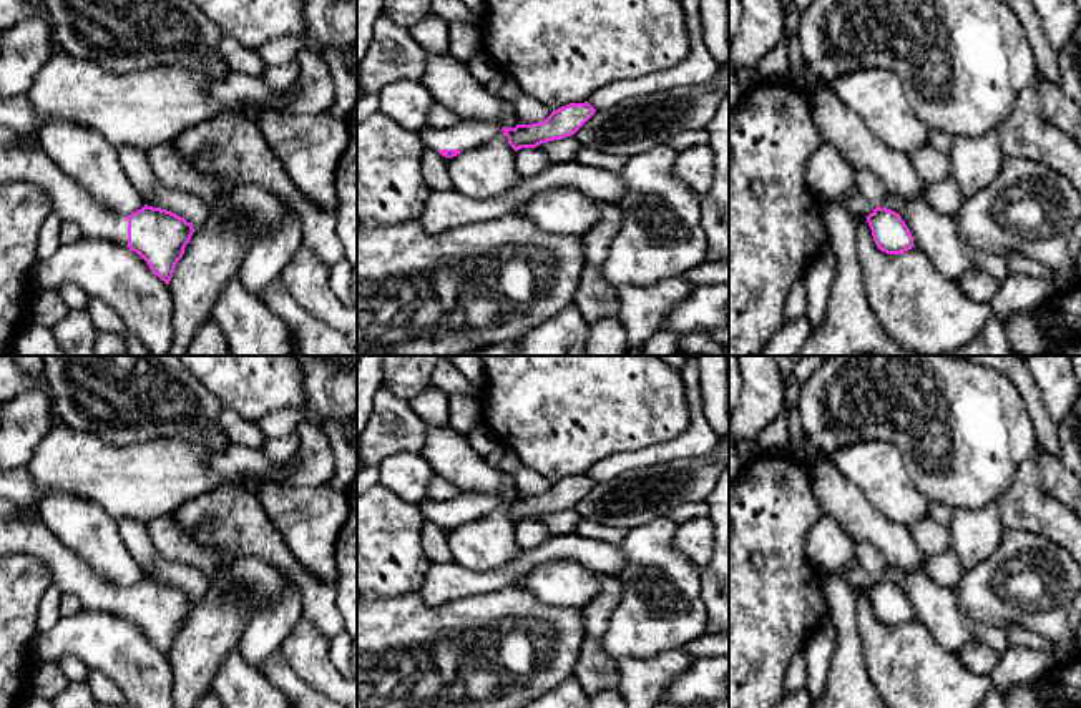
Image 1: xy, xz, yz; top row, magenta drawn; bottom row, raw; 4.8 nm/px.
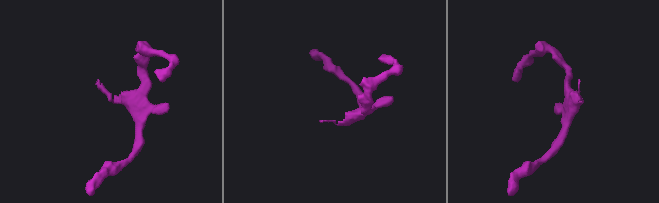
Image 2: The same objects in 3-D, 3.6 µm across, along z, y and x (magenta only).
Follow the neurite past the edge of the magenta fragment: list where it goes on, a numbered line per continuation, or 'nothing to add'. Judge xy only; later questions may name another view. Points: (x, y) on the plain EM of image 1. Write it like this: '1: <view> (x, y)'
1: xy (17, 535)

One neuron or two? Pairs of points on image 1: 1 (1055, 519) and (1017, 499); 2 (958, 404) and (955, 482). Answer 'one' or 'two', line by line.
1: one
2: one

